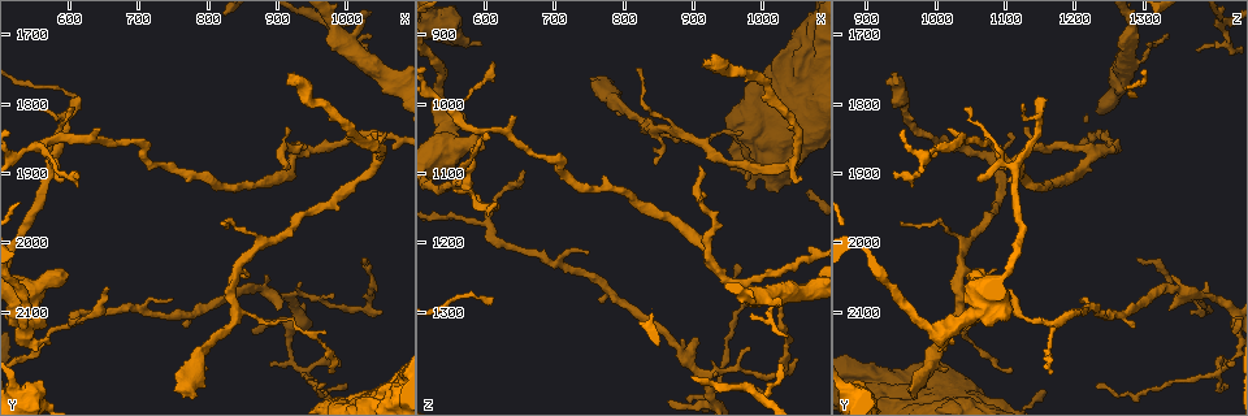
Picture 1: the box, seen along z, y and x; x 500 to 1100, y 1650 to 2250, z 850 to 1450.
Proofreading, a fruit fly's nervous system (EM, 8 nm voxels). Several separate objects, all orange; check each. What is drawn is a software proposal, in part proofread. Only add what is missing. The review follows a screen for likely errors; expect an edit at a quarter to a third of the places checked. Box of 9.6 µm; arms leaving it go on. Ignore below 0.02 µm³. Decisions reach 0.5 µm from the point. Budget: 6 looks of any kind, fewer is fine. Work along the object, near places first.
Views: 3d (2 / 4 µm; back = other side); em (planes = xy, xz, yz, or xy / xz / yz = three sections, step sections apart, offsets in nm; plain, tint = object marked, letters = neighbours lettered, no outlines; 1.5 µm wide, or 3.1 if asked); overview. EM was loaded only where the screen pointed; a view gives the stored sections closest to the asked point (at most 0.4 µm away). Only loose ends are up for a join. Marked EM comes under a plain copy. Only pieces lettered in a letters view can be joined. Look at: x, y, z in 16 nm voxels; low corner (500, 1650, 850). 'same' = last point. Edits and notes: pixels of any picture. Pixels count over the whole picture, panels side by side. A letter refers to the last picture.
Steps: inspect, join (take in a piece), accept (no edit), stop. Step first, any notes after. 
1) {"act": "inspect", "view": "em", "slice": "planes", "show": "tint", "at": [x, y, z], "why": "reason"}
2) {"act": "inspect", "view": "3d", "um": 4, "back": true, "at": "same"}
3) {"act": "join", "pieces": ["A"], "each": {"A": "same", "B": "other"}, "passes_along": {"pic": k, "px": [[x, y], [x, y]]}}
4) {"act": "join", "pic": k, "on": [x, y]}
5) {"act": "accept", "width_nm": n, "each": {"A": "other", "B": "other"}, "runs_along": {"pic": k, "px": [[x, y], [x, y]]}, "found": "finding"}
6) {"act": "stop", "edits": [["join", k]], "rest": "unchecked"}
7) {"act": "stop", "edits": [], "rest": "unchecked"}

{"act": "inspect", "view": "3d", "um": 4, "at": [980, 2075, 1350], "why": "an open end"}

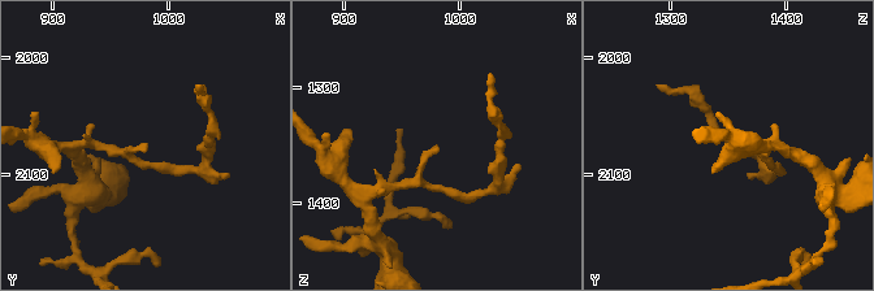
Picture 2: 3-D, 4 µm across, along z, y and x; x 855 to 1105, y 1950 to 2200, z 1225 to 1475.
{"act": "inspect", "view": "em", "slice": "planes", "show": "letters", "at": [980, 2082, 1348]}

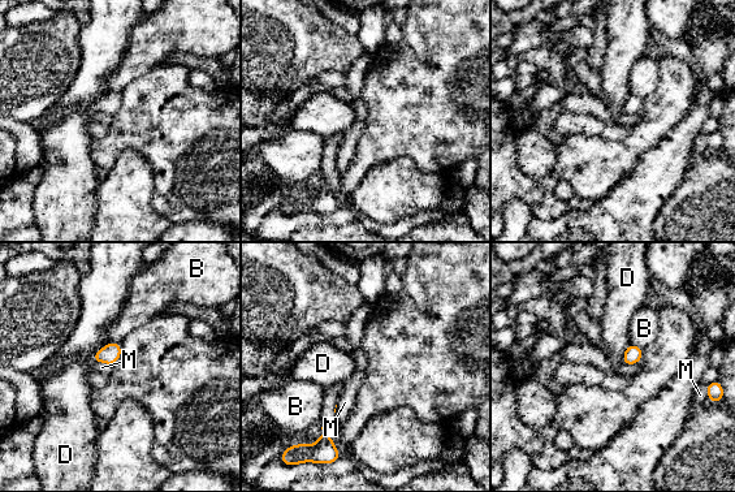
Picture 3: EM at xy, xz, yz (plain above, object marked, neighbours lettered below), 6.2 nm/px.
{"act": "accept", "each": {"B": "other", "D": "other", "M": "other"}, "found": "no lettered piece goes on from it"}

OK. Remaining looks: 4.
{"act": "inspect", "view": "3d", "um": 4, "at": [620, 1800, 1140], "why": "tapers out"}

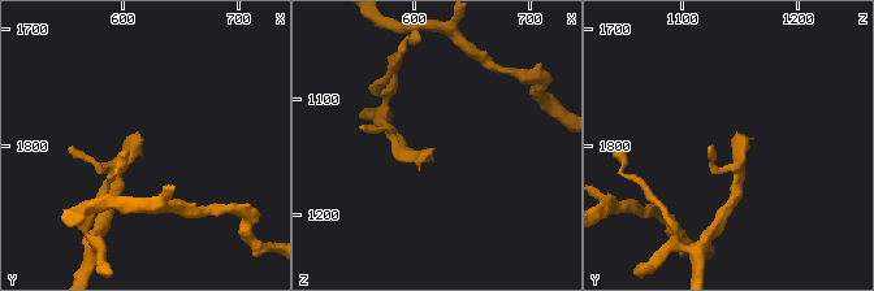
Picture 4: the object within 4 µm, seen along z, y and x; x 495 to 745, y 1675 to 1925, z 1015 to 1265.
{"act": "inspect", "view": "em", "slice": "xz", "step": 8, "show": "letters", "at": [616, 1794, 1142]}

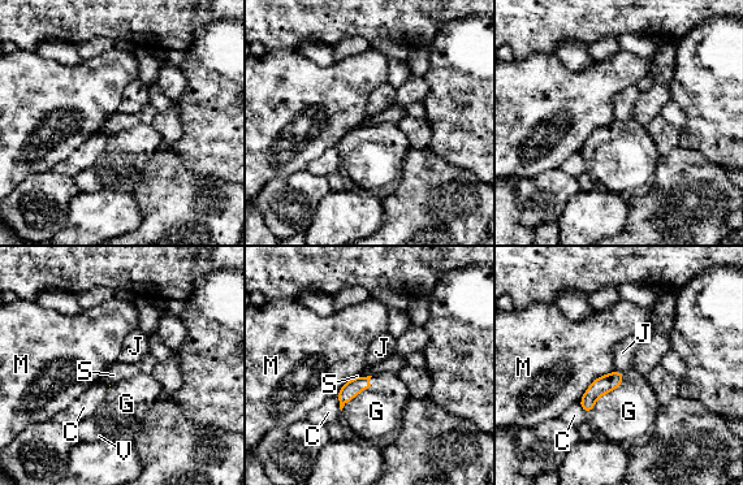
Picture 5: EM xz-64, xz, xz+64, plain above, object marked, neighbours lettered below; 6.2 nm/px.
{"act": "inspect", "view": "em", "slice": "planes", "show": "letters", "at": "same"}

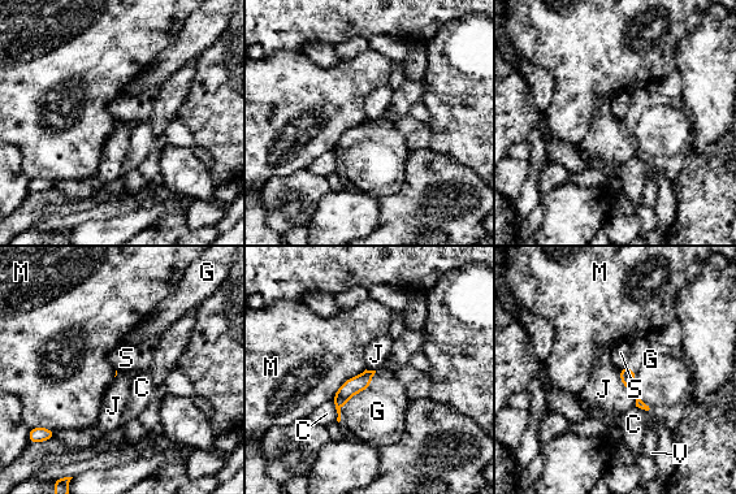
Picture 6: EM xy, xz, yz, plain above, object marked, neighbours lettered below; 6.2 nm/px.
{"act": "join", "pieces": ["G"], "each": {"C": "other", "G": "same", "J": "other", "M": "other", "S": "other", "V": "other"}, "passes_along": {"pic": 6, "px": [[350, 388], [355, 393], [377, 411]]}, "found": "the neuron continues"}

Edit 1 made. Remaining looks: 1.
{"act": "stop", "edits": [["join", 6]], "rest": "unchecked"}

